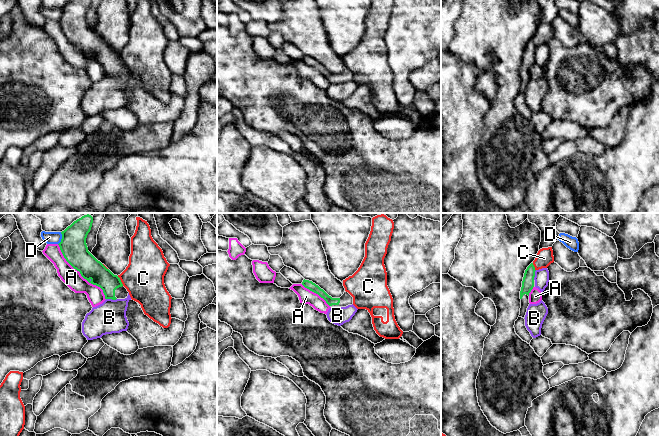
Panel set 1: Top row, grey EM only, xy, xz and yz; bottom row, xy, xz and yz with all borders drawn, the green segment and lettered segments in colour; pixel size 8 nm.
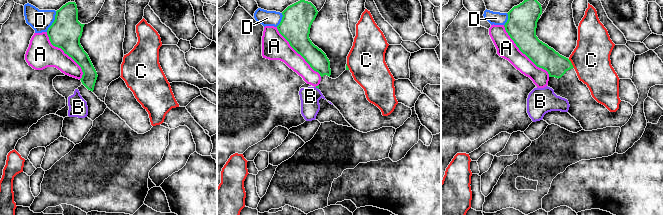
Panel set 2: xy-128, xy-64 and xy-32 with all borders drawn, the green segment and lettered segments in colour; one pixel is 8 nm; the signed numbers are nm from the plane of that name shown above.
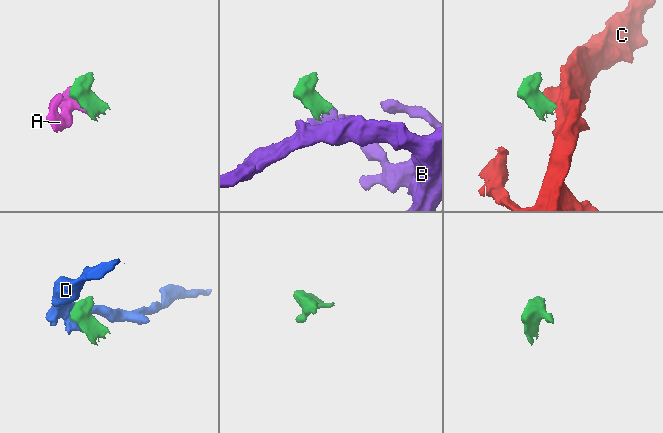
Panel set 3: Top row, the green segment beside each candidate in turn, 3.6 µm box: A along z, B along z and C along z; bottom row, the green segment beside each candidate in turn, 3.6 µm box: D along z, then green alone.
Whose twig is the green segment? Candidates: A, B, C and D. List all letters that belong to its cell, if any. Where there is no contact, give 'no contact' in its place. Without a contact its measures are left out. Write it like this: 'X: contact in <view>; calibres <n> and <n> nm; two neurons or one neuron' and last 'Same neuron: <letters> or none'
A: contact in xy; calibres 220 and 150 nm; two neurons
B: contact in xy; calibres 160 and 260 nm; two neurons
C: contact in xy; calibres 160 and 320 nm; two neurons
D: contact in xy; calibres 220 and 100 nm; two neurons
Same neuron: none

